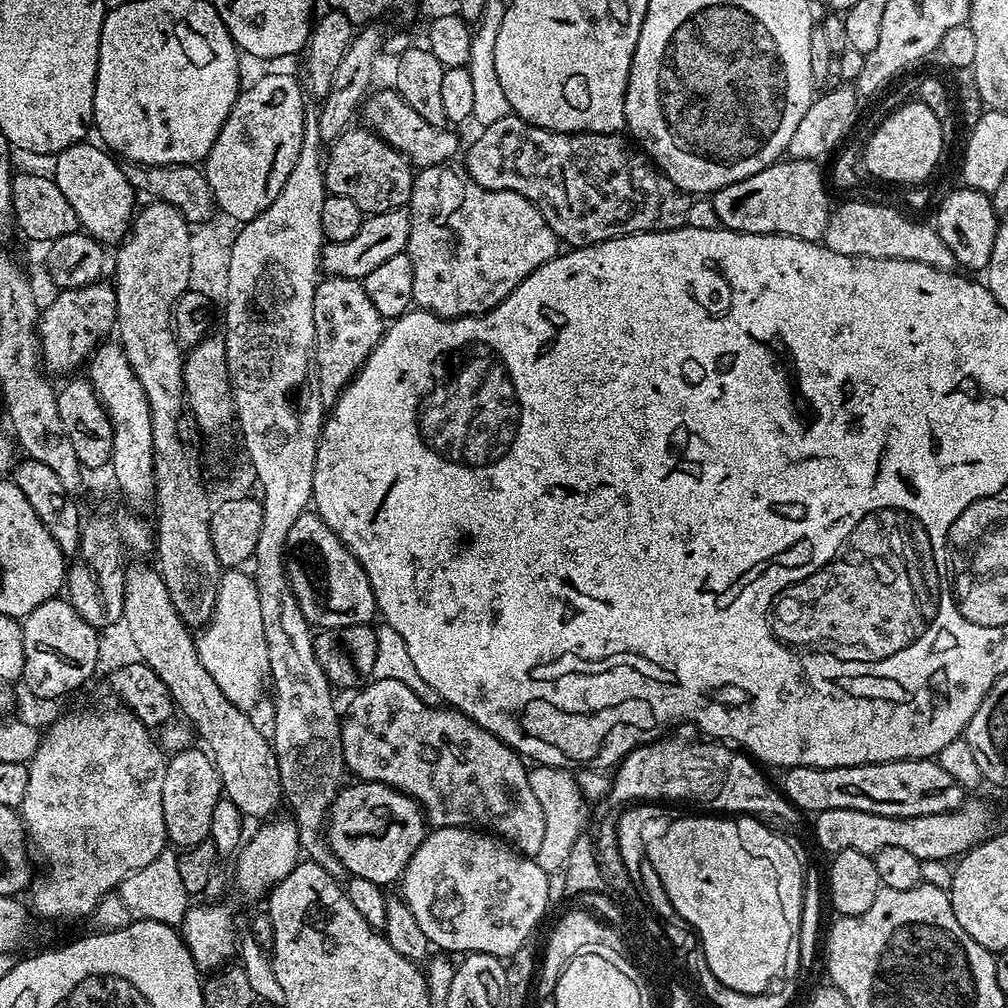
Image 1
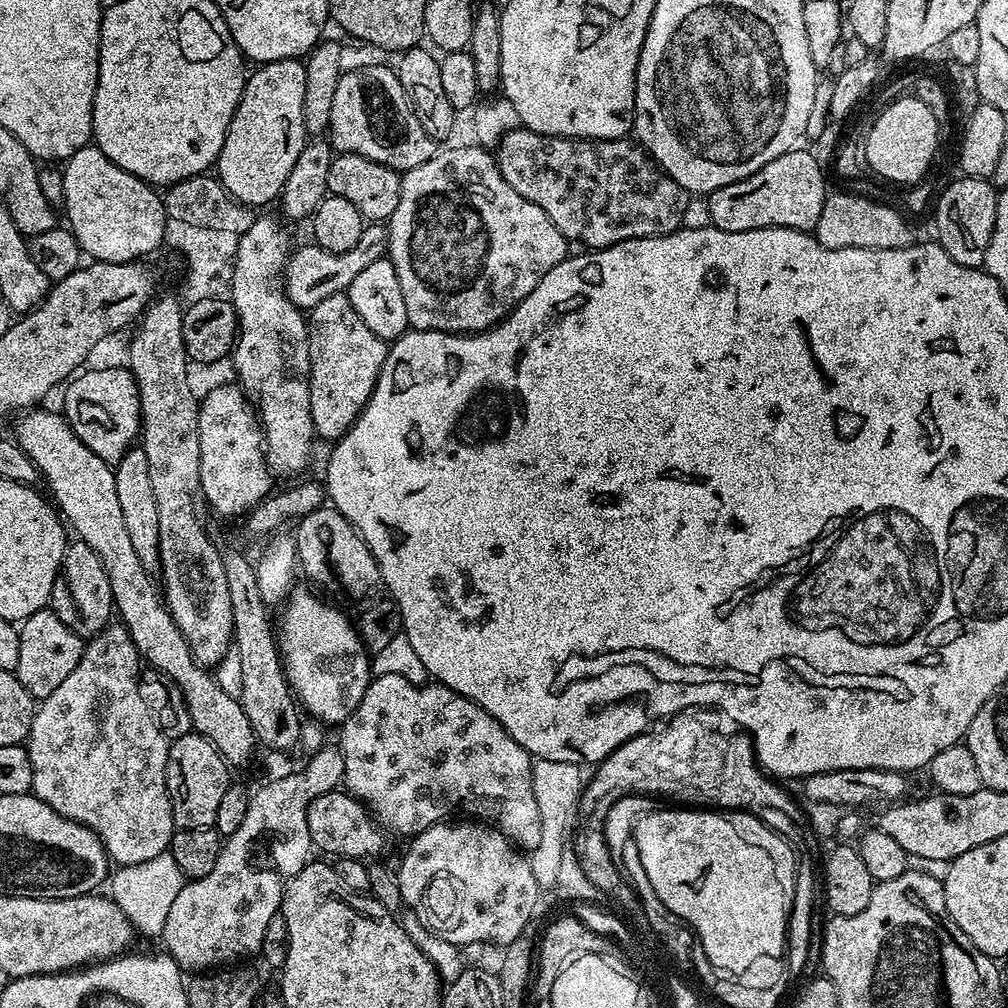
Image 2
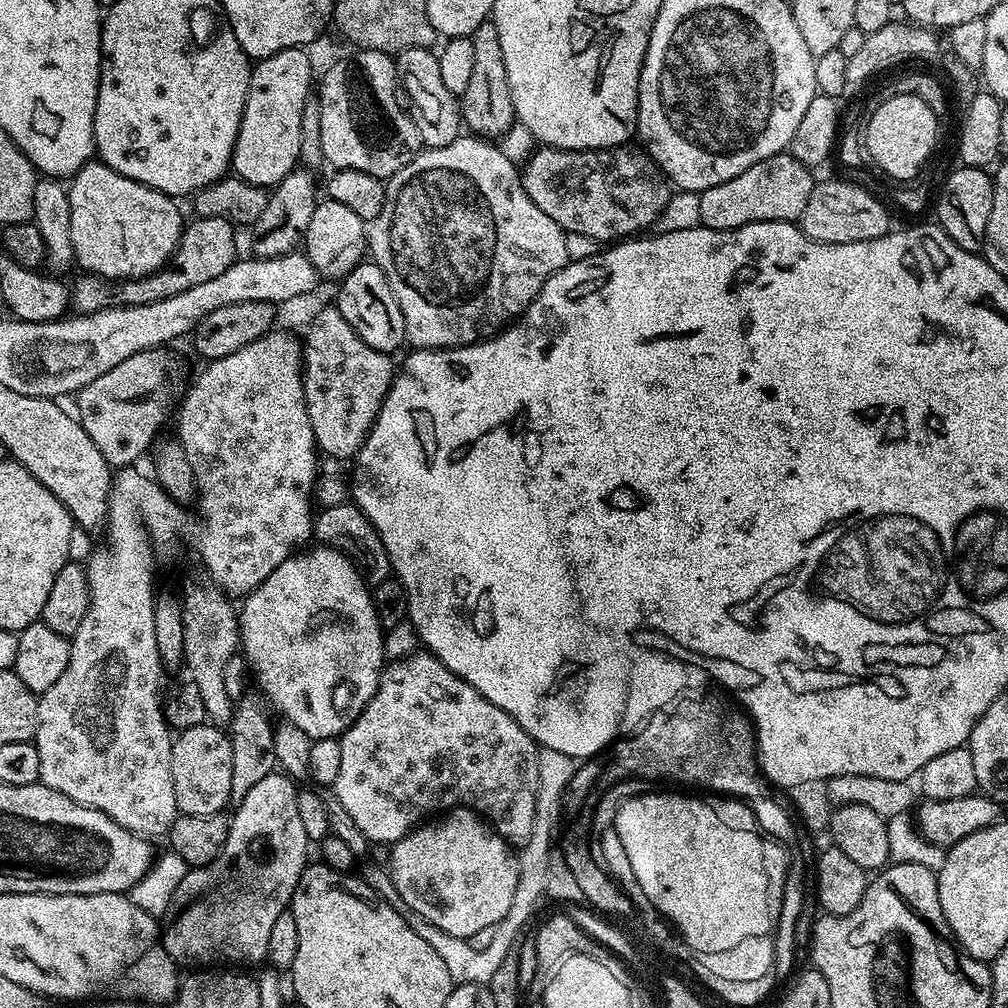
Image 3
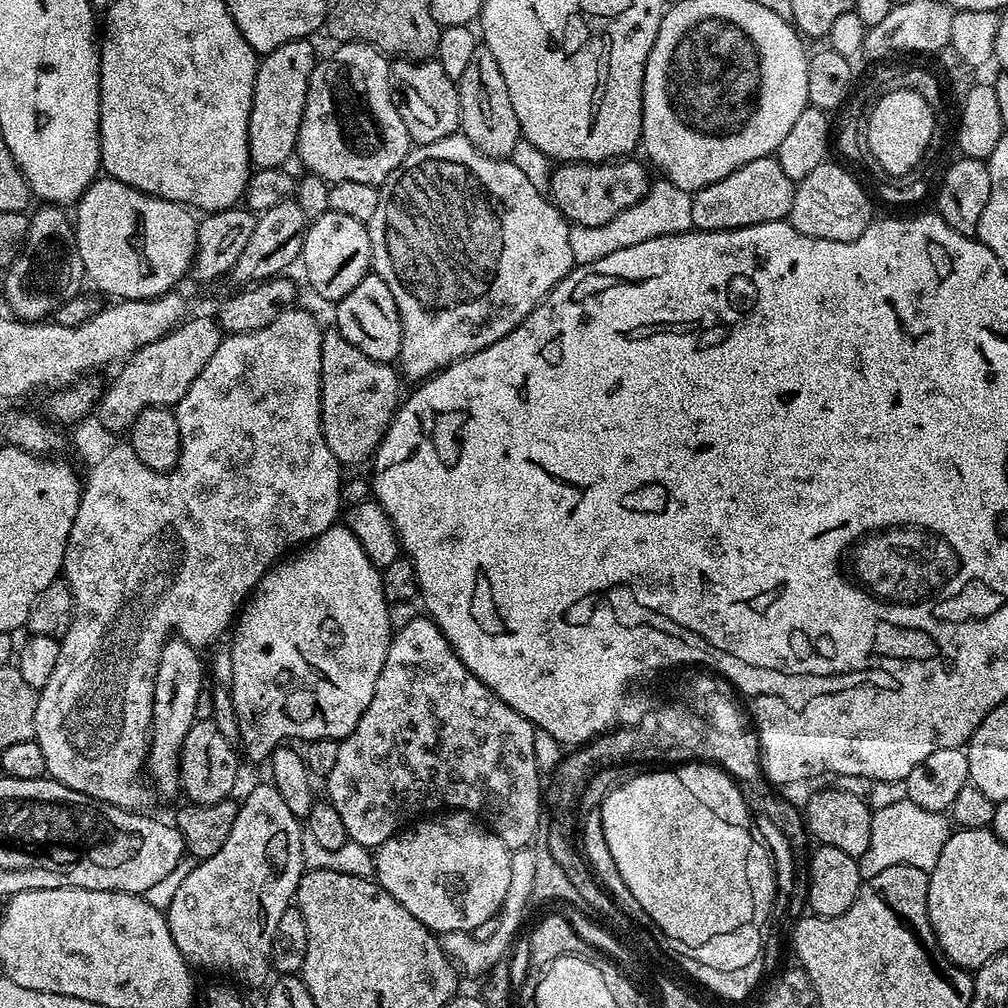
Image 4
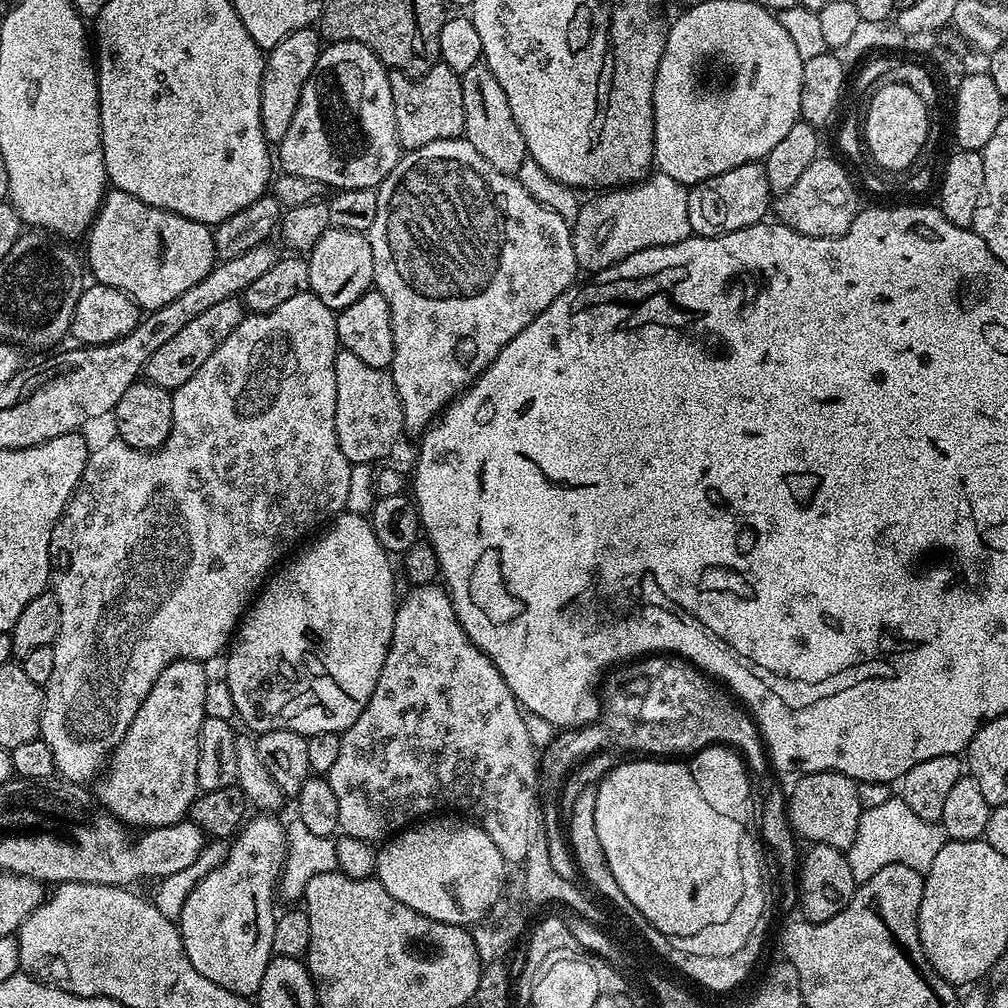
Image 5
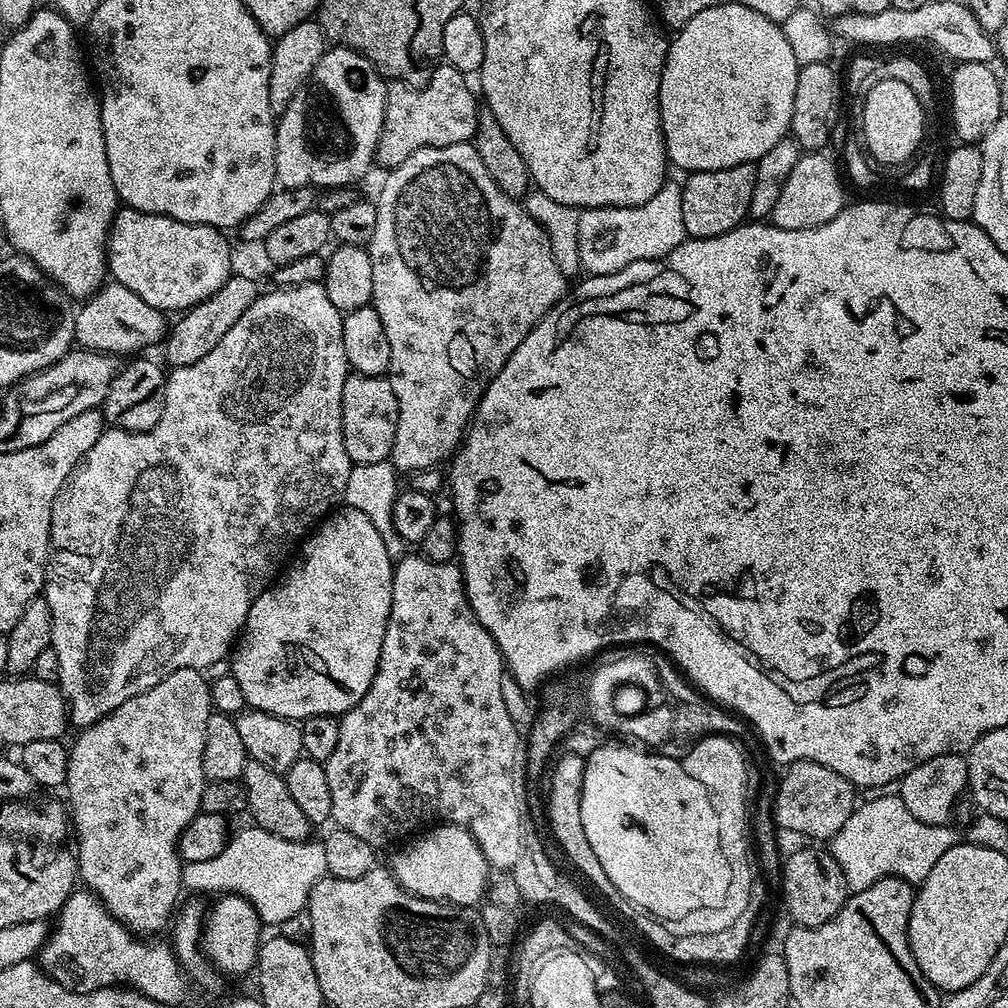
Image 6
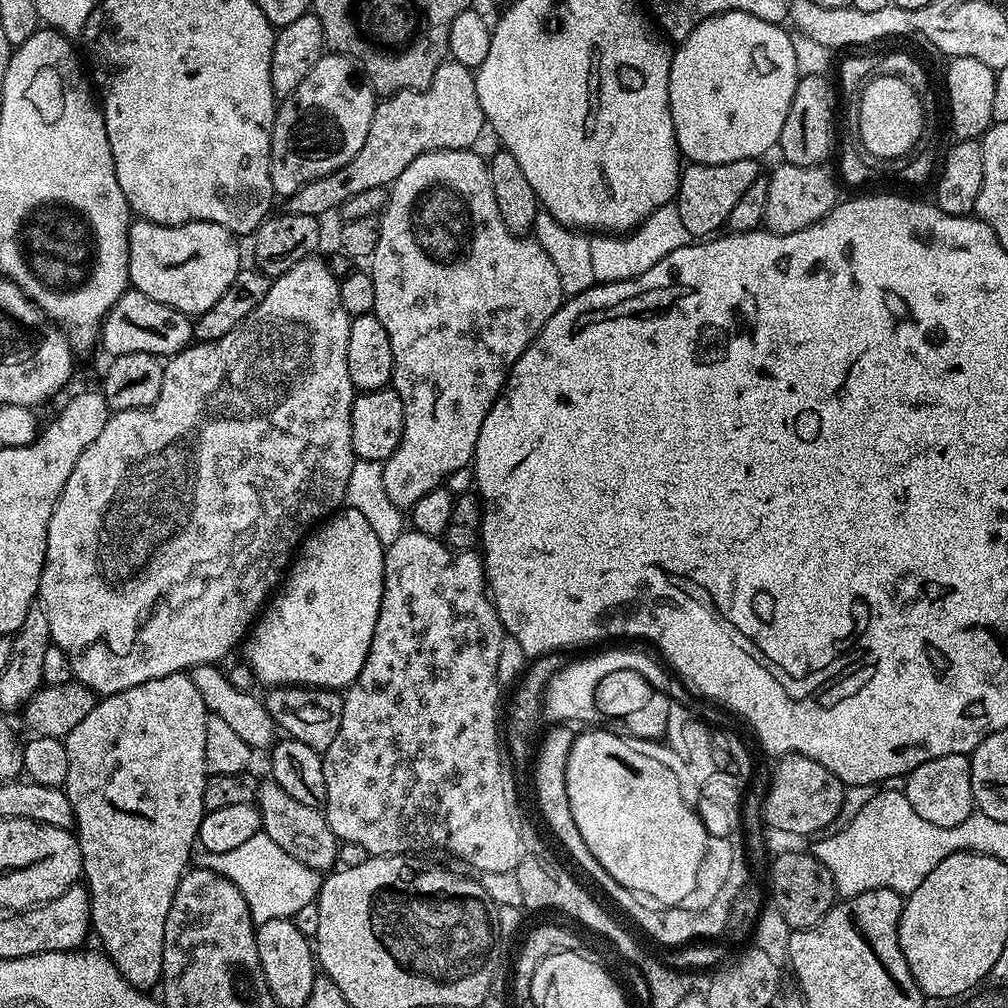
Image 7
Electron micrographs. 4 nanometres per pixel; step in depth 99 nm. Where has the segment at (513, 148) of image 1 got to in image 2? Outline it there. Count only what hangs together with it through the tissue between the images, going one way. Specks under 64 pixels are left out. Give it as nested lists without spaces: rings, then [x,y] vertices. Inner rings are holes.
[[[521,126],[500,139],[494,155],[502,178],[510,182],[522,198],[541,208],[568,241],[582,242],[585,249],[609,248],[618,242],[643,236],[665,236],[679,232],[683,225],[689,193],[671,180],[639,143],[631,139],[581,140],[567,136],[540,136]]]

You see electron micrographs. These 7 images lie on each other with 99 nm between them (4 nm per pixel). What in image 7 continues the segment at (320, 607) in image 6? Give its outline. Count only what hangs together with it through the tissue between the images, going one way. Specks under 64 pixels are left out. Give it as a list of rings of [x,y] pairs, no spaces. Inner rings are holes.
[[[347,506],[333,512],[323,523],[311,529],[310,535],[301,543],[298,551],[295,553],[294,559],[291,561],[290,567],[287,569],[286,575],[279,585],[278,591],[271,597],[267,607],[259,613],[254,627],[246,637],[246,645],[248,644],[246,663],[260,684],[268,684],[267,686],[307,686],[309,688],[344,690],[347,689],[349,684],[356,681],[358,674],[362,670],[362,666],[366,662],[366,654],[370,650],[370,642],[374,638],[374,626],[378,622],[378,610],[382,606],[385,547],[386,545],[378,538],[378,534],[374,534],[374,530],[370,527],[370,522],[366,522],[365,516],[358,514],[358,510]]]

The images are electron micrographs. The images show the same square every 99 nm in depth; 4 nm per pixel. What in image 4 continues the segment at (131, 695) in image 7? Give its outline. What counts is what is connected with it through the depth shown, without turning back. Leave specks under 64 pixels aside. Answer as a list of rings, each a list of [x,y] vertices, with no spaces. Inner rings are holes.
[[[169,638],[162,646],[158,674],[154,682],[154,710],[152,711],[152,730],[148,741],[147,775],[152,775],[152,784],[164,796],[177,795],[180,792],[180,752],[184,749],[186,734],[190,734],[190,726],[195,724],[196,703],[198,694],[205,691],[204,664],[200,661],[201,653],[185,640]]]

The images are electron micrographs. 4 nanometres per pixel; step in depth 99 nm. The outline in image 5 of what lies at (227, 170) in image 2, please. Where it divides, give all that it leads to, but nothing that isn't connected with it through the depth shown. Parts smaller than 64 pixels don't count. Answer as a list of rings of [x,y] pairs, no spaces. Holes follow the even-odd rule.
[[[315,27],[294,30],[294,34],[286,34],[278,46],[267,49],[262,74],[260,113],[262,130],[269,145],[279,145],[280,140],[286,138],[286,130],[290,130],[290,121],[294,119],[294,110],[298,110],[298,98],[302,98],[302,90],[312,76],[321,51],[322,37]]]

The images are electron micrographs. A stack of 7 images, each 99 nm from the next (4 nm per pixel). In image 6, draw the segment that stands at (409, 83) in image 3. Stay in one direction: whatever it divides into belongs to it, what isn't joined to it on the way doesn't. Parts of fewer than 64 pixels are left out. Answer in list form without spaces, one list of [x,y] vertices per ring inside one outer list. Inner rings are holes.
[[[441,62],[436,65],[432,77],[422,88],[414,88],[410,84],[399,82],[389,83],[375,163],[381,164],[384,170],[391,170],[406,162],[410,154],[423,148],[441,148],[469,143],[476,134],[478,96],[474,88],[472,93],[468,80],[469,77],[465,73]]]

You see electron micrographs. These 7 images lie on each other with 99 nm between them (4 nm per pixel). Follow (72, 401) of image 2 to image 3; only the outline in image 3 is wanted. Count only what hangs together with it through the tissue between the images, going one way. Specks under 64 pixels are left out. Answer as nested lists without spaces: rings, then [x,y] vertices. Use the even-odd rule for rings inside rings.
[[[163,347],[151,348],[126,358],[126,362],[118,362],[114,370],[94,378],[75,397],[80,424],[113,470],[135,465],[159,434],[168,411],[173,411],[172,360],[164,352],[167,351]]]

